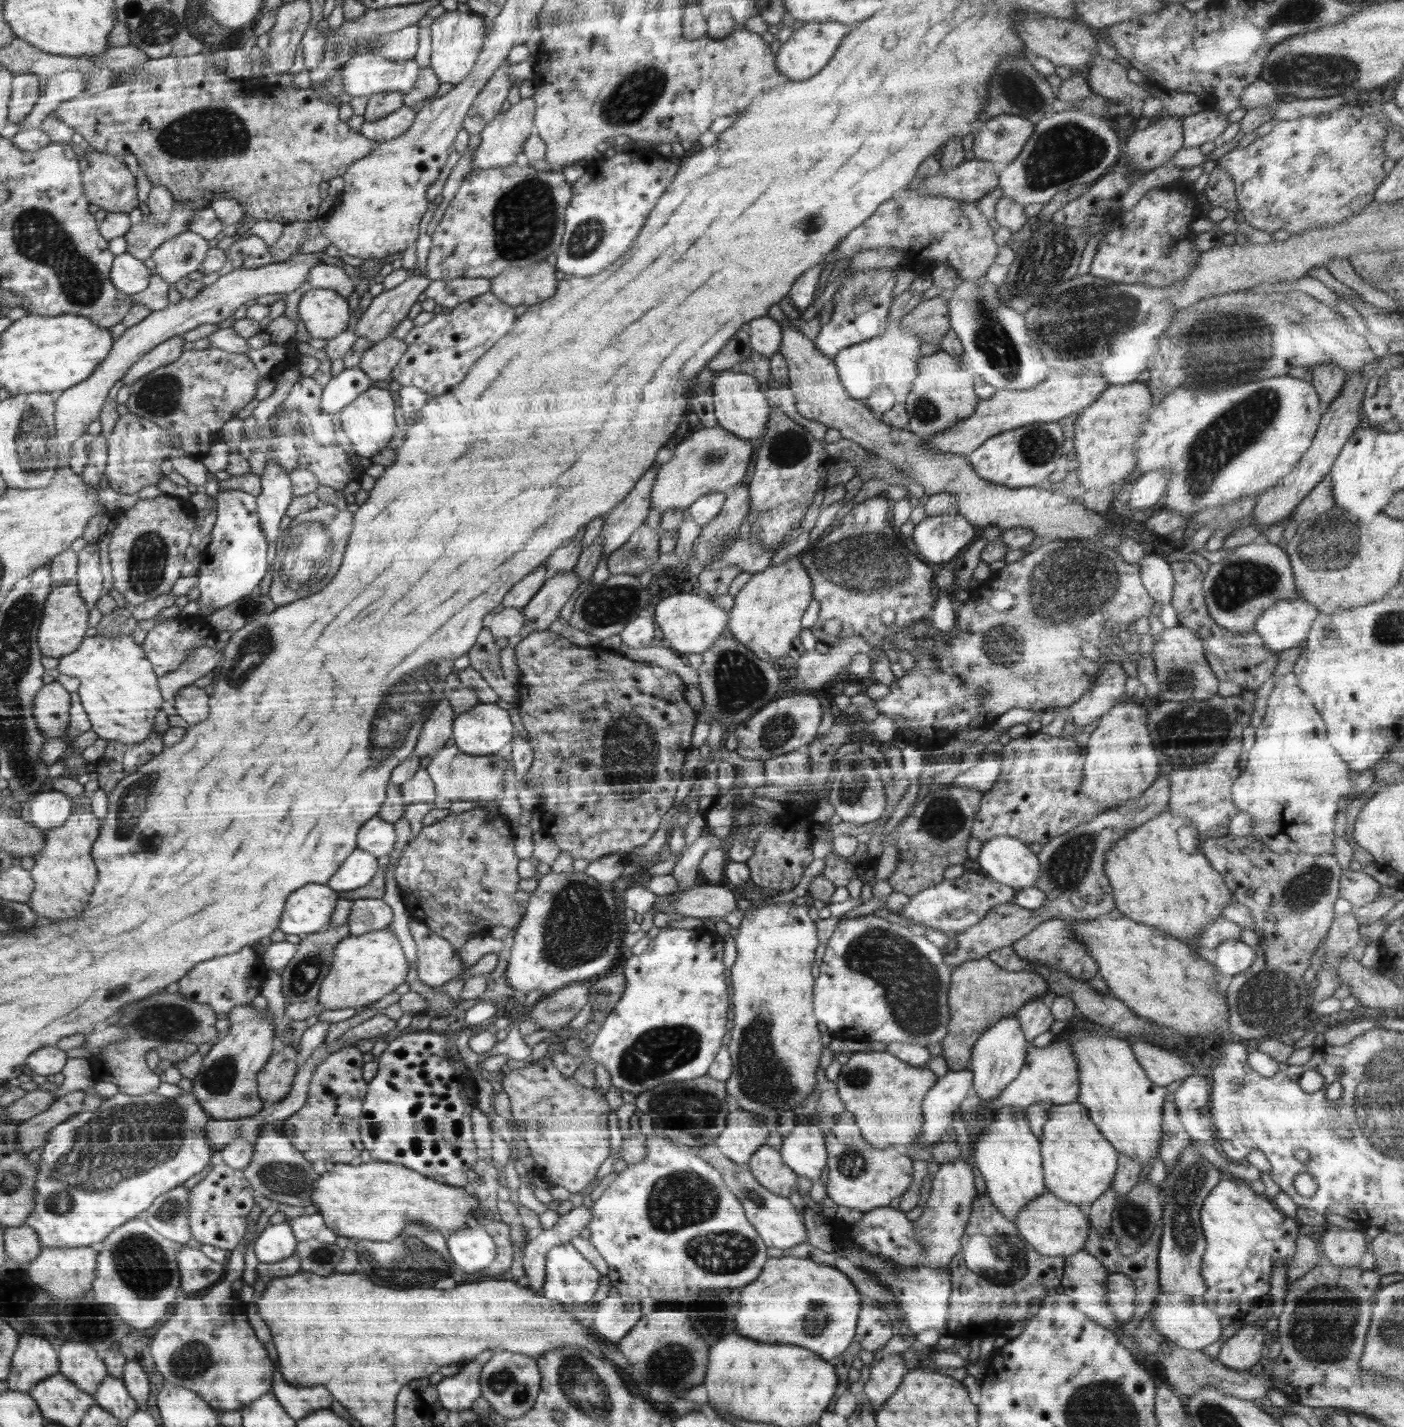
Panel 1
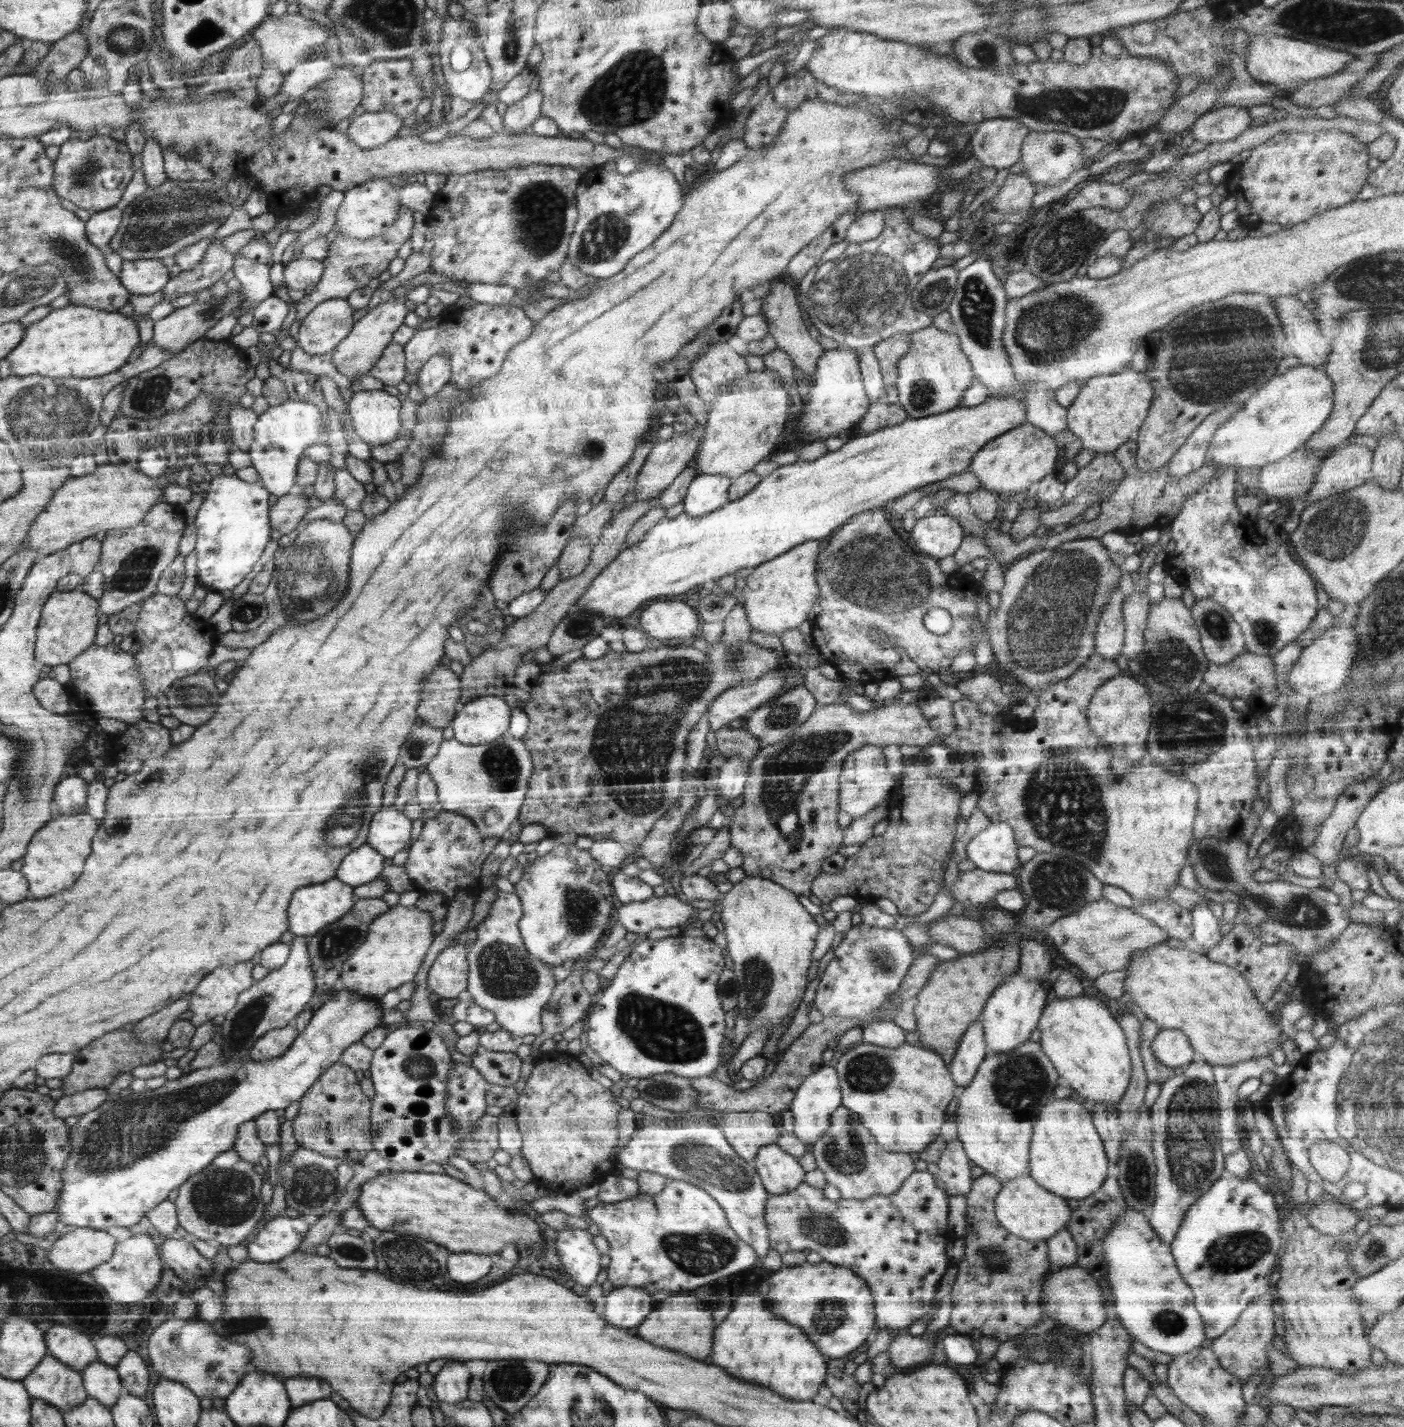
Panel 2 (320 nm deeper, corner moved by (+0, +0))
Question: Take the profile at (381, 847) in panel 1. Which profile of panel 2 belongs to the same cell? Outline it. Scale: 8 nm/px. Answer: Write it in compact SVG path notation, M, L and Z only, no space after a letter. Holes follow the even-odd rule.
M394 806L384 807L371 819L367 844L380 854L393 857L411 843L412 818Z

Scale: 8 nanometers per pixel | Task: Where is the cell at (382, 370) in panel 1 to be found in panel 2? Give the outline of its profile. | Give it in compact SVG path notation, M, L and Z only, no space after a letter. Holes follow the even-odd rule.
M390 343L368 374L386 385L397 386L400 384L404 380L404 374L406 374L402 346L398 343Z

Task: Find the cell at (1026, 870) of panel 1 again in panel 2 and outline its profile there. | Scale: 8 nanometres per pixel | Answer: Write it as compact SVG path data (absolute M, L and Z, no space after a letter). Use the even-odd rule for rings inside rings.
M991 822L983 828L975 837L972 837L966 846L967 858L976 864L978 869L996 871L1003 873L1016 873L1021 864L1018 860L1017 850L1019 844L1016 842L1013 828L1007 822Z

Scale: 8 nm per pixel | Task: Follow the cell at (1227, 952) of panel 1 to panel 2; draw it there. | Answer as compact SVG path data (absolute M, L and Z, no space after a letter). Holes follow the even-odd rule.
M1204 903L1197 904L1190 911L1193 924L1191 938L1194 938L1199 948L1202 947L1205 951L1214 948L1224 936L1220 933L1219 920Z

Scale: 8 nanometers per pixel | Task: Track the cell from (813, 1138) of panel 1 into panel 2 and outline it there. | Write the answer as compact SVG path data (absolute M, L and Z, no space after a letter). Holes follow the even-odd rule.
M824 1064L816 1072L807 1076L796 1089L796 1095L789 1111L794 1116L793 1133L803 1144L814 1144L824 1131L830 1128L832 1114L842 1105L839 1078L835 1067Z

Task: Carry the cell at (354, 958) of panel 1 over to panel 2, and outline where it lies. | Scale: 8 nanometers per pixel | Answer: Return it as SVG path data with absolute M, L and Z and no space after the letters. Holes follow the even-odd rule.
M394 905L370 923L365 941L339 968L341 975L337 987L361 997L376 999L402 984L413 982L420 964L428 955L432 938L432 918L428 911L421 911L415 906Z

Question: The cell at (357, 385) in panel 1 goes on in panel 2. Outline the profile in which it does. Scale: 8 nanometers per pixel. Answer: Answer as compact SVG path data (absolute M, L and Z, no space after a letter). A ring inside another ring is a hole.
M289 398L279 405L269 407L264 414L260 414L255 423L254 442L247 450L251 456L251 464L258 471L259 483L274 498L284 496L292 488L304 448L314 444L322 430L322 415L313 404Z

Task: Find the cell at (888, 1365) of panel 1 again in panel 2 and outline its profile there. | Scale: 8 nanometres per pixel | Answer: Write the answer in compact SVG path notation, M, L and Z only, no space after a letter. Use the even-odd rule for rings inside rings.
M899 1334L888 1348L892 1368L890 1372L900 1372L903 1368L908 1368L920 1362L929 1362L934 1348L922 1337L915 1337L910 1334Z

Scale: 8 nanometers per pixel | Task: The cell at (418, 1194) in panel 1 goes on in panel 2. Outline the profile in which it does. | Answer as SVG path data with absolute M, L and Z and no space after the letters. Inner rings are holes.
M390 1170L367 1180L362 1186L356 1206L377 1230L410 1233L424 1240L442 1244L450 1252L498 1254L506 1244L514 1243L518 1252L540 1254L542 1232L538 1224L518 1207L516 1212L501 1208L486 1191L476 1190L446 1173L396 1172Z

